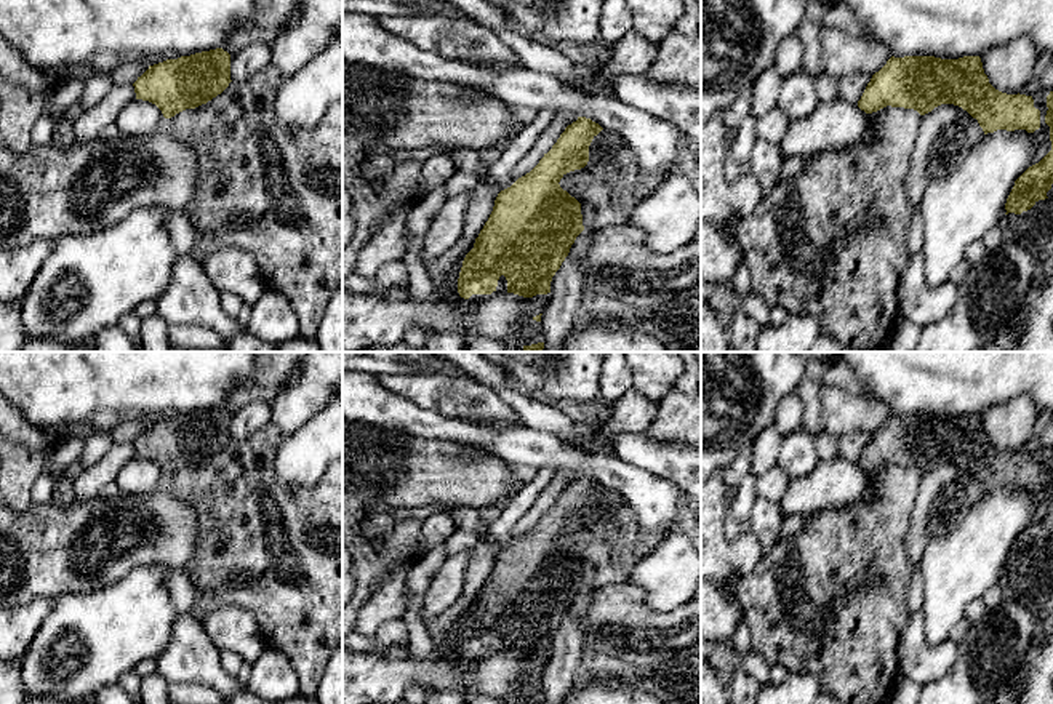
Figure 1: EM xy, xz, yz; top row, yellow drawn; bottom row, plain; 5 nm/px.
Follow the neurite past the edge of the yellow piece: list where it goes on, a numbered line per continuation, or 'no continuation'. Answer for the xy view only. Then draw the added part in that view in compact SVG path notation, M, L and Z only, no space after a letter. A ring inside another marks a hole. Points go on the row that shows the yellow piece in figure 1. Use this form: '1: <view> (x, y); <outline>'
no continuation

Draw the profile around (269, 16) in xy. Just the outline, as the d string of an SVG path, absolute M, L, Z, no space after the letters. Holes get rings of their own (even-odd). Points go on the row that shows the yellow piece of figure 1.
M254 0L250 19L229 34L222 50L230 56L251 43L272 45L301 0Z

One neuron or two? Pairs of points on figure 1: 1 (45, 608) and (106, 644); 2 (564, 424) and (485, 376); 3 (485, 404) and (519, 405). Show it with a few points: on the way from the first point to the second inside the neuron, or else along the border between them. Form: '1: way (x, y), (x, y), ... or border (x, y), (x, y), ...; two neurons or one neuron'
1: border (53, 600), (53, 610), (29, 644); two neurons
2: way (544, 416), (533, 413), (504, 391); one neuron
3: border (479, 383), (484, 383), (504, 400), (522, 423); two neurons

